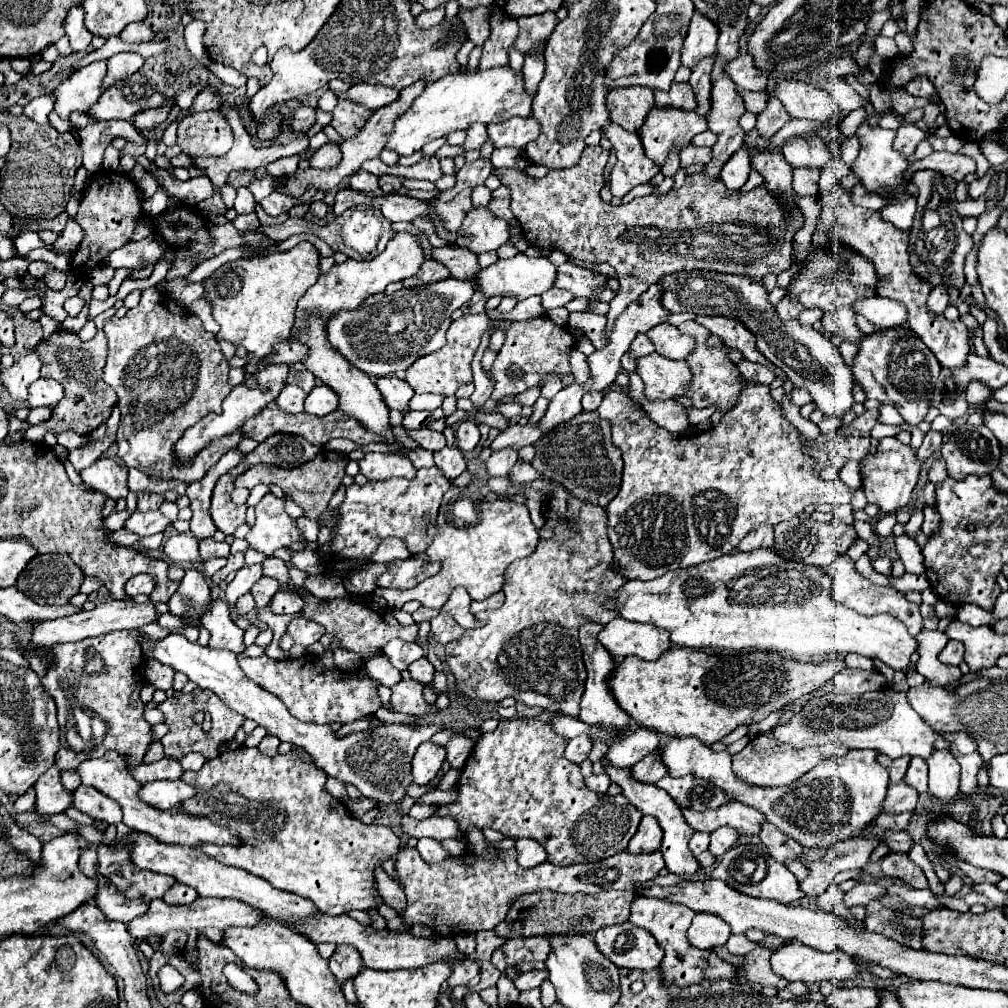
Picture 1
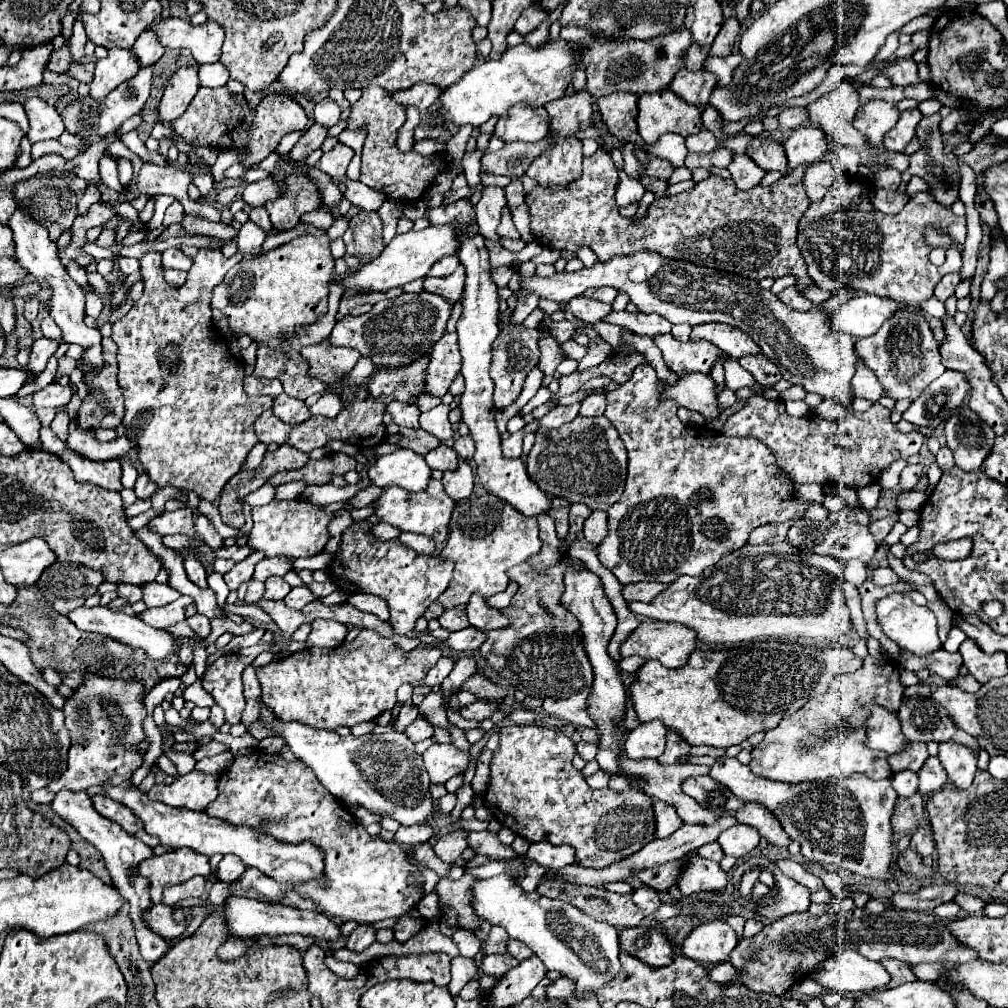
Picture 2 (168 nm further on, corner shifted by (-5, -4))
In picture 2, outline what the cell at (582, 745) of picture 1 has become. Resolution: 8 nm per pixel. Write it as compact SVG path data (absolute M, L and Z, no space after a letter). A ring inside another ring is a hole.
M579 742L577 744L577 752L579 752L579 756L583 758L583 760L593 760L595 756L597 756L597 750L599 750L599 746L597 744L593 744L593 742Z

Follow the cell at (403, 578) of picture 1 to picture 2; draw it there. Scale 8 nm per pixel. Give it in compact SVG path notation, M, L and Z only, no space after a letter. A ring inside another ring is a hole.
M361 520L353 522L343 532L335 558L329 564L329 578L343 592L365 592L383 598L391 612L391 626L397 634L407 634L447 588L451 582L453 566L455 564L451 560L419 554L399 544L399 540L375 540L371 534L371 524L367 520Z

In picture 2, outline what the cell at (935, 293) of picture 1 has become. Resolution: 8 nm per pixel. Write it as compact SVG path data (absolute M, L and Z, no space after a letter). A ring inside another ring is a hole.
M959 272L945 274L945 276L937 282L937 286L935 286L935 298L941 300L941 302L945 302L945 300L955 292L955 286L959 284L959 280L961 280Z

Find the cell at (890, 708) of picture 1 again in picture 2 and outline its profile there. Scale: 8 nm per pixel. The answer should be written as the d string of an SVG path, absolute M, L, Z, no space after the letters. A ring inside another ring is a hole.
M867 708L867 746L875 750L883 750L887 754L895 754L905 748L905 736L899 728L897 712L889 712L887 708Z

